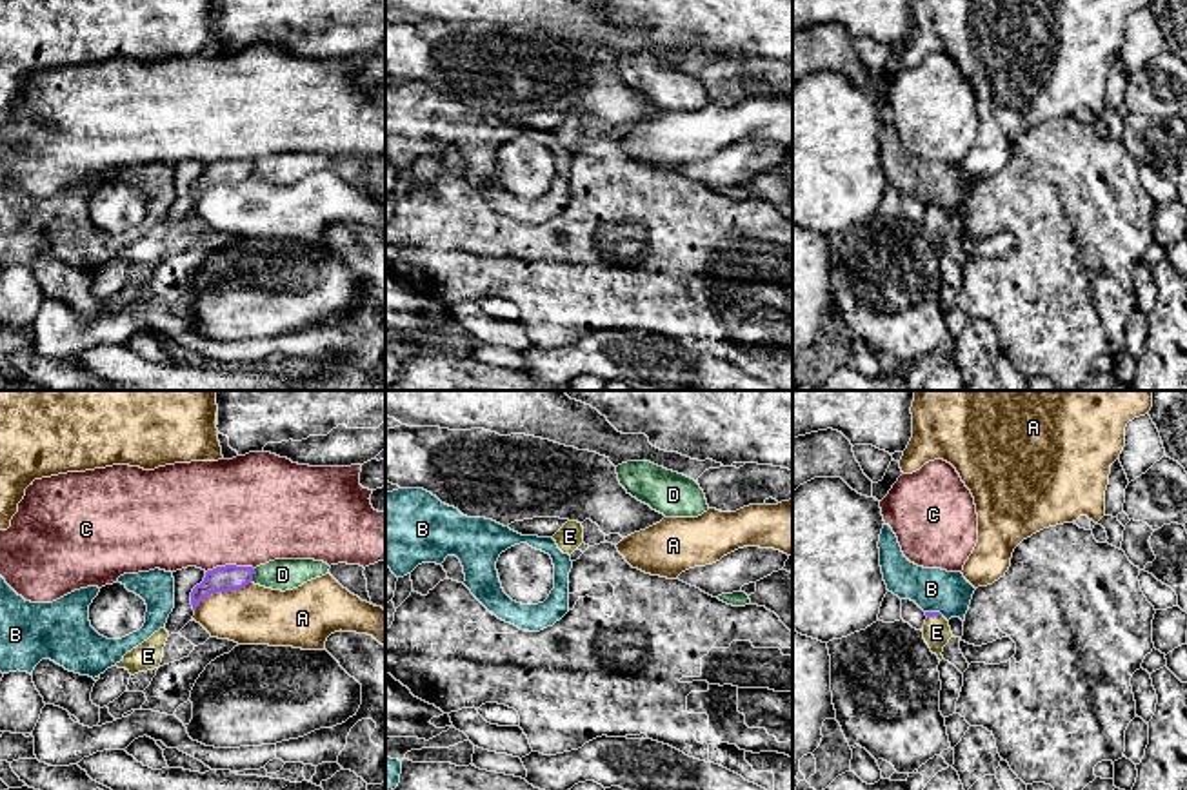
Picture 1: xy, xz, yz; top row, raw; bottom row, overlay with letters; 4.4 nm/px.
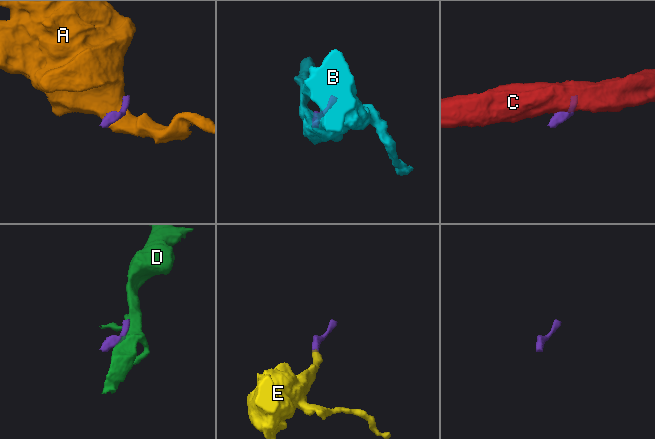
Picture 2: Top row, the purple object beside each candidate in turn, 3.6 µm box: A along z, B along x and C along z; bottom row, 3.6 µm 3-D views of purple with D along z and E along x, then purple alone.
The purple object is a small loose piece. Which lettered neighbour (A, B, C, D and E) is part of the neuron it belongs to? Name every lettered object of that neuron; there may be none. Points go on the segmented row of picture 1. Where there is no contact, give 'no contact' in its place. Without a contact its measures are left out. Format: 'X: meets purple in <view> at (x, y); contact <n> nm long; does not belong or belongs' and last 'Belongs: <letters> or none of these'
A: meets purple in xy at (220, 591); contact 300 nm long; does not belong
B: meets purple in yz at (935, 612); contact 80 nm long; does not belong
C: meets purple in xy at (229, 565); contact 220 nm long; does not belong
D: meets purple in xy at (253, 572); contact 60 nm long; does not belong
E: meets purple in yz at (933, 616); contact 70 nm long; belongs
Belongs: E

